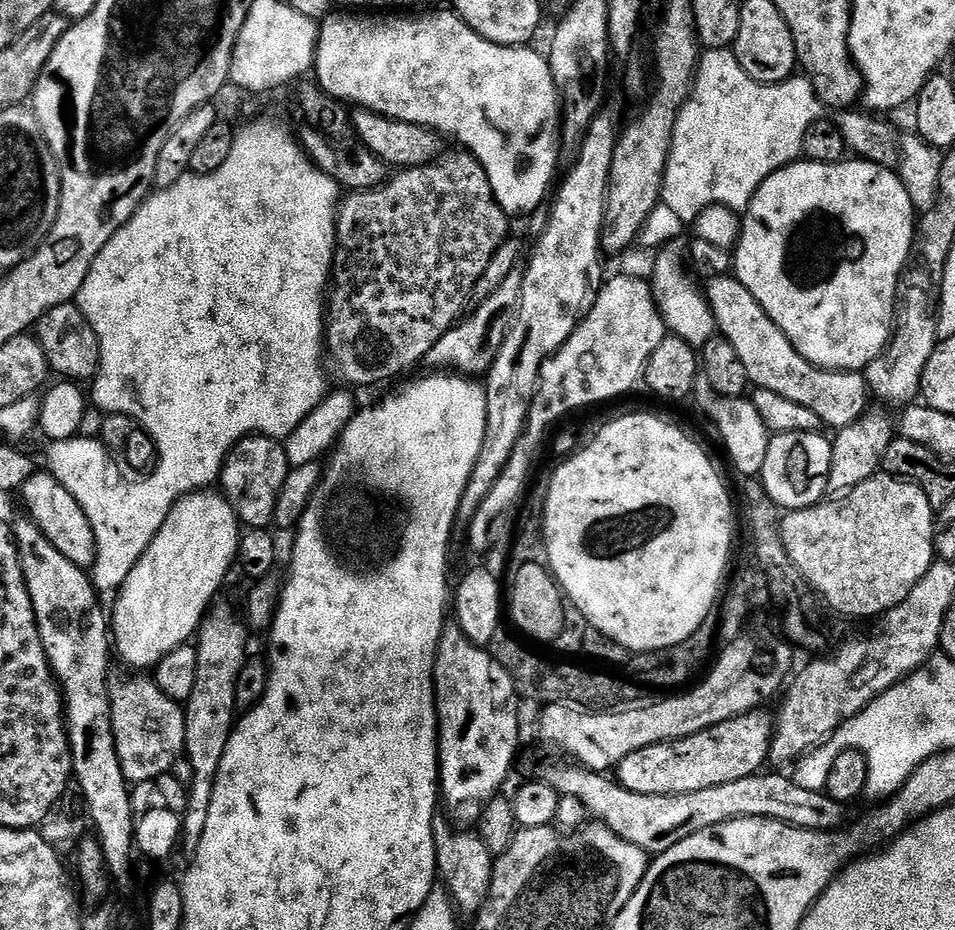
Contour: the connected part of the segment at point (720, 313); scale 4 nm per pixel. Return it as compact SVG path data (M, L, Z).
M735 275L714 277L709 282L708 288L706 287L706 299L716 319L719 335L728 340L730 346L734 346L734 354L738 354L738 362L742 362L749 381L756 388L773 391L774 394L780 395L792 403L797 403L806 410L813 411L825 423L844 424L851 419L852 410L861 402L863 394L866 394L865 377L859 371L858 373L840 372L844 370L837 370L832 366L811 364L809 360L802 358L802 354L798 354L798 350L790 342L790 338L786 338L786 334L782 334L782 330L778 330L776 323L768 317L766 310L762 310L762 306L754 298L754 294L750 294L750 290L746 290L746 286L742 286Z

